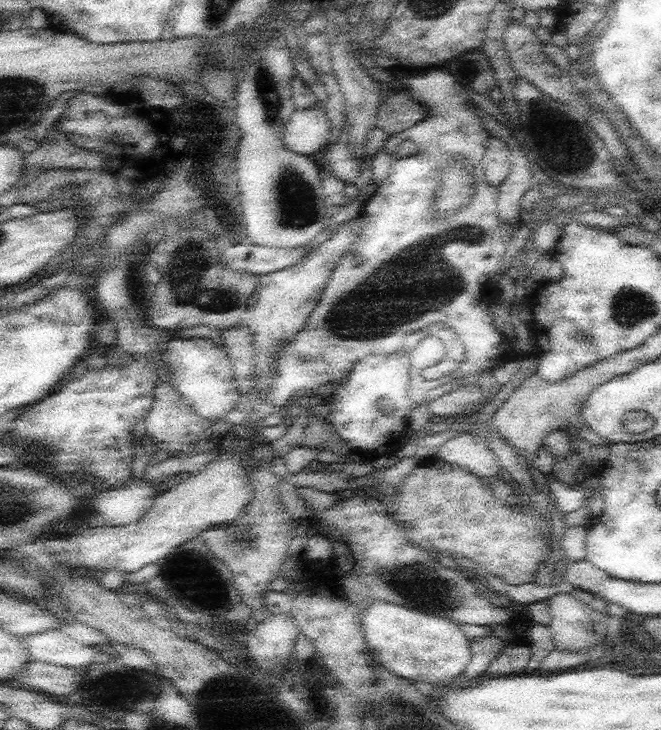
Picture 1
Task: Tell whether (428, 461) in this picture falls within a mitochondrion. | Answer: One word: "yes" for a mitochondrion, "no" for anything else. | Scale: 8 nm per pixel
no

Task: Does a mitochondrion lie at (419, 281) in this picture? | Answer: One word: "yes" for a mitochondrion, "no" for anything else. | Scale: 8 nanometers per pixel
yes

